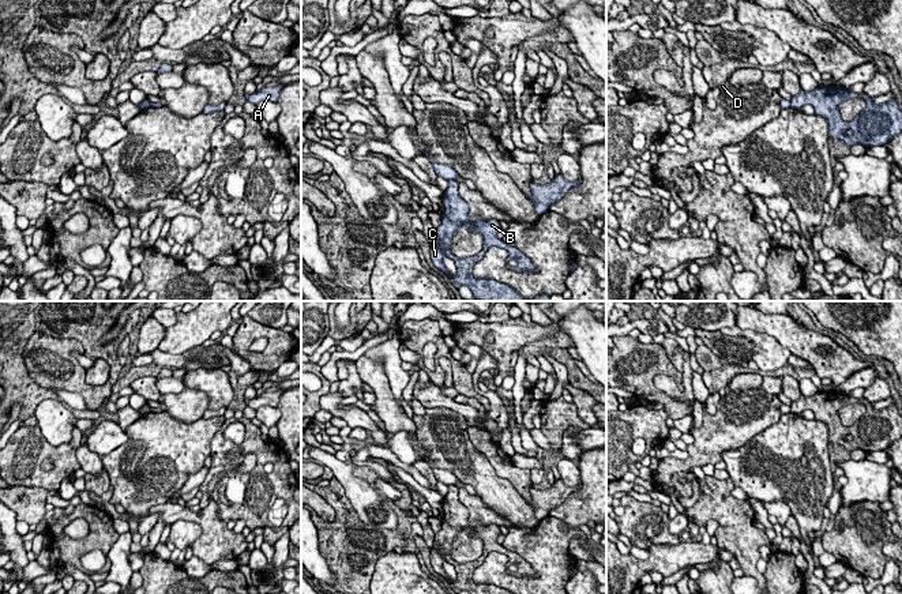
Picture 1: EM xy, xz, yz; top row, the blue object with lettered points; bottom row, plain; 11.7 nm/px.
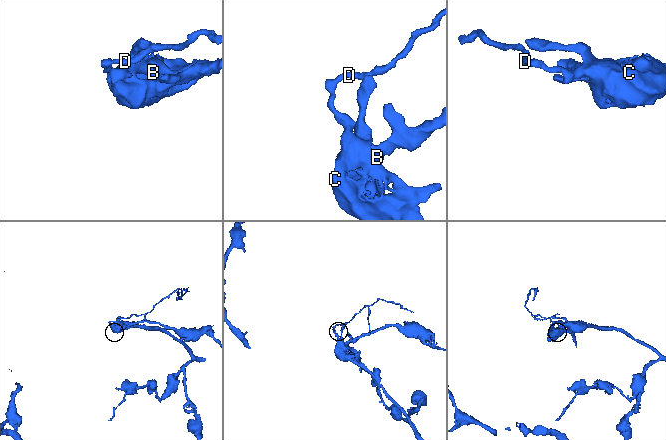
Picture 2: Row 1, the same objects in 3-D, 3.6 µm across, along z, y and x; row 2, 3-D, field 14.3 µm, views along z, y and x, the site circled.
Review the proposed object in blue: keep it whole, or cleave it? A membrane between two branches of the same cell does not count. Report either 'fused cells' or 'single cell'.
fused cells

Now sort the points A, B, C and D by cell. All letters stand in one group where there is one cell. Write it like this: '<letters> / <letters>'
A B C / D

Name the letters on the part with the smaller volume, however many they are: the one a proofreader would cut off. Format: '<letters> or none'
D

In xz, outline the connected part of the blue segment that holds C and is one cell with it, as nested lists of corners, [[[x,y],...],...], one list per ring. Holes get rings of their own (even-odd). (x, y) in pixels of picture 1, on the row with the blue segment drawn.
[[[448,180],[448,187],[443,195],[443,215],[441,225],[435,229],[435,241],[431,245],[431,259],[436,268],[441,270],[451,279],[451,283],[459,289],[467,286],[473,297],[478,301],[550,301],[548,294],[541,294],[535,298],[523,298],[518,292],[508,285],[495,279],[476,279],[473,268],[477,262],[484,259],[484,255],[470,257],[458,257],[447,247],[455,232],[465,226],[473,217],[469,214],[469,204],[463,200],[458,191],[459,183]],[[450,257],[456,266],[456,274],[451,277],[443,264],[443,259]]]

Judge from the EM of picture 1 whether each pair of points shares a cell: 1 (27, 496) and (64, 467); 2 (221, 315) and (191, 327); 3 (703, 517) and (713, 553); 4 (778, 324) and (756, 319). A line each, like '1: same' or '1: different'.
1: different
2: same
3: different
4: same

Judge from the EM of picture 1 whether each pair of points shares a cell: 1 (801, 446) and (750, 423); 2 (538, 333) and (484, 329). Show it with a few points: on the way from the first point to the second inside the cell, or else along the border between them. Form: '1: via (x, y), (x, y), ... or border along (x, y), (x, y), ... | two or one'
1: border along (781, 414), (775, 423), (754, 435), (737, 448) | two
2: via (525, 333), (502, 333), (498, 330) | one

